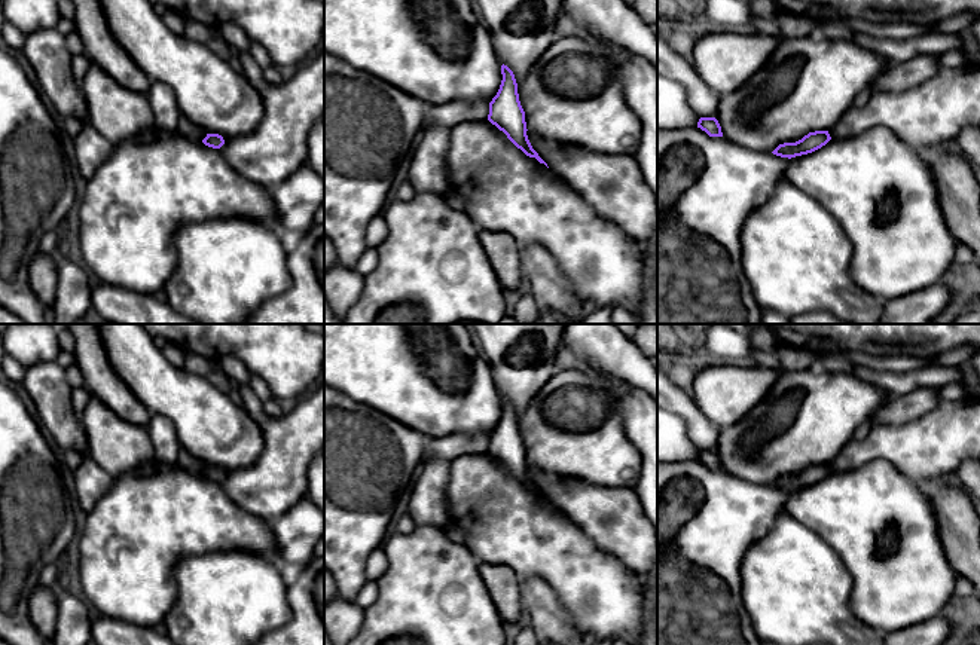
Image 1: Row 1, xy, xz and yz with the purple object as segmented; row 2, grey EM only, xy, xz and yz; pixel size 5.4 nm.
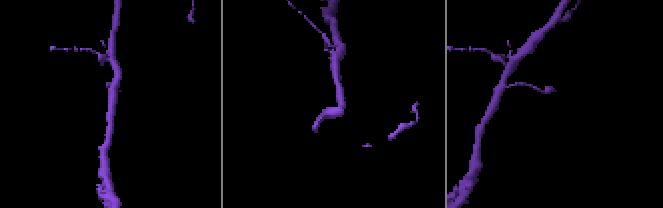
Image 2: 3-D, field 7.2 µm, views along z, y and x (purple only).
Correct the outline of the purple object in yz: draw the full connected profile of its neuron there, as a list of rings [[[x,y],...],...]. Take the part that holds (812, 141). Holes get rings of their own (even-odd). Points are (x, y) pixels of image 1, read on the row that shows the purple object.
[[[815,131],[805,135],[796,143],[779,144],[772,153],[781,158],[796,158],[802,155],[812,153],[831,140],[828,131]]]

